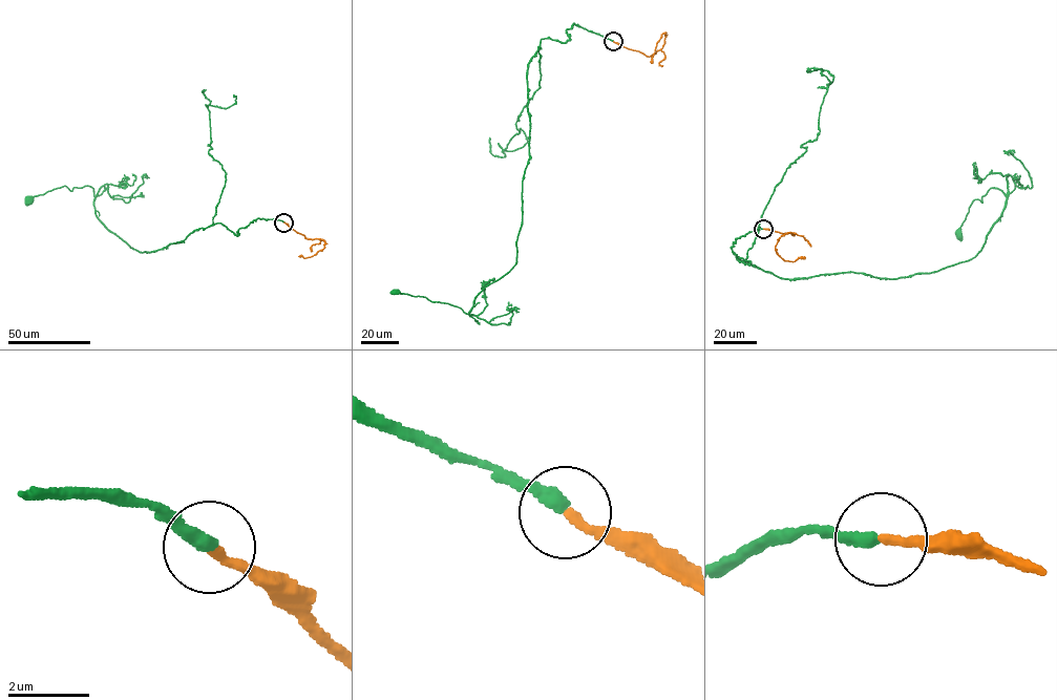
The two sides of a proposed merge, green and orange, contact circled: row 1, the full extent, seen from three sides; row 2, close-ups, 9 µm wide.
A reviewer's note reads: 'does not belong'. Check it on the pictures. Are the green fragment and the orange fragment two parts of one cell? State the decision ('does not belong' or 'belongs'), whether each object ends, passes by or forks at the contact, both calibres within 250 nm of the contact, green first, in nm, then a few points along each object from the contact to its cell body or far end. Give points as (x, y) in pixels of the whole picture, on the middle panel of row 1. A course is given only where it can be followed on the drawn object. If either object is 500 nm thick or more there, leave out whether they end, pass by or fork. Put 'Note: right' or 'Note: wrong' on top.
Note: wrong
belongs | green ends | orange ends | 320/220 nm | green via (613, 41), (574, 24), (569, 39), (543, 38), (530, 59), (512, 269), (467, 314), (396, 291) | orange via (613, 41), (649, 56), (661, 48), (666, 33), (656, 43), (650, 61)

